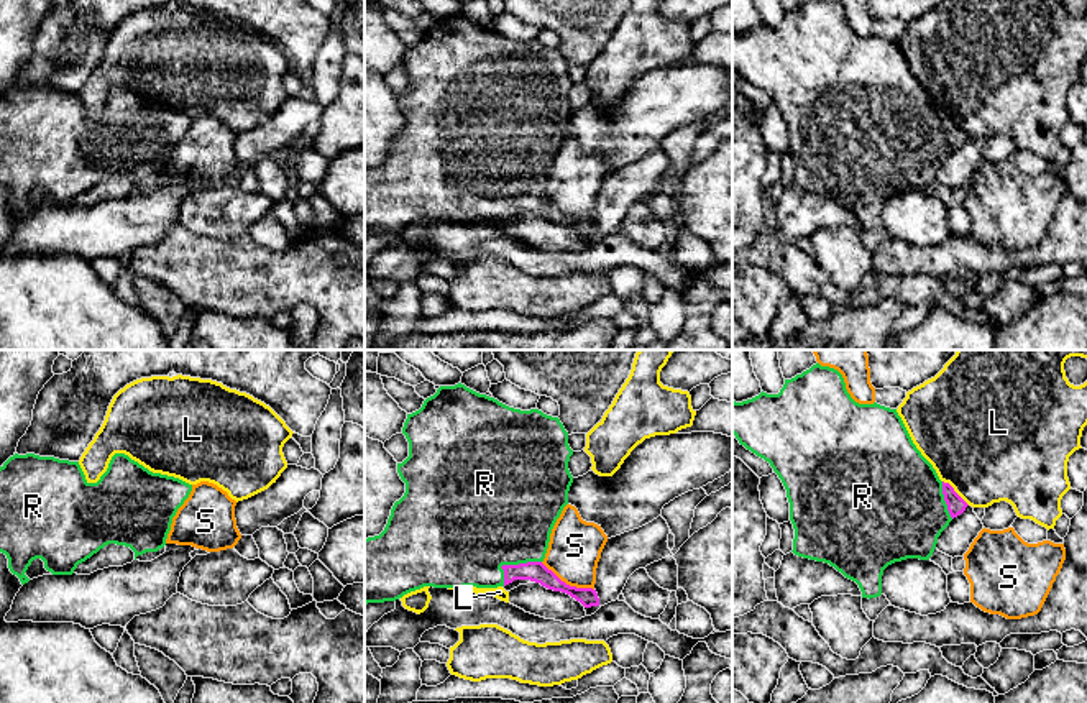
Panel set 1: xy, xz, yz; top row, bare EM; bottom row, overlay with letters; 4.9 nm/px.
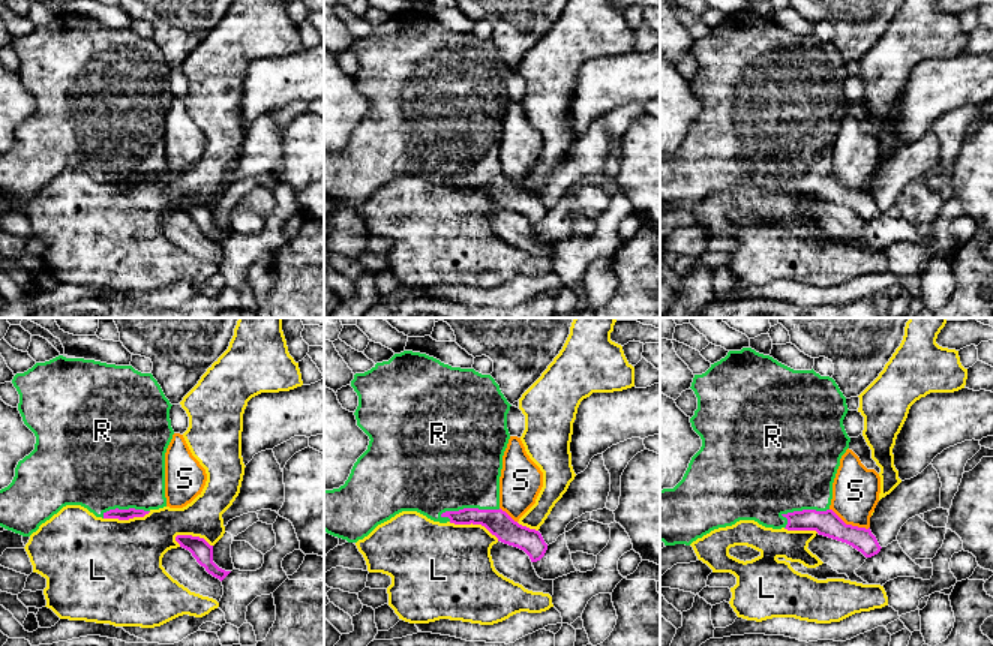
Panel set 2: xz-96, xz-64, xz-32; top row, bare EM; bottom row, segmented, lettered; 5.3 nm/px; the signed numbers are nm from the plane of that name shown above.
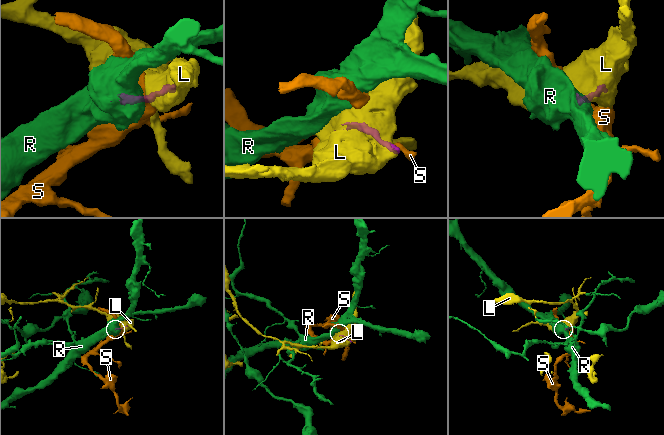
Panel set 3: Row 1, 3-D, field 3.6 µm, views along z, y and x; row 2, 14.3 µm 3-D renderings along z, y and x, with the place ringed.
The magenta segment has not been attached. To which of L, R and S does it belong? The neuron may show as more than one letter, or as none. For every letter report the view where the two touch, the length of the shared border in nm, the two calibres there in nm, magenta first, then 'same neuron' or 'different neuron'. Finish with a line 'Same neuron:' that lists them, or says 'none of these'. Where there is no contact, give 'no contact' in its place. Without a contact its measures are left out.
L: contact in yz; length 180 nm; calibres 90 and 480 nm; different neuron
R: contact in xz; length 220 nm; calibres 100 and 480 nm; same neuron
S: contact in xz; length 300 nm; calibres 100 and 260 nm; different neuron
Same neuron: R

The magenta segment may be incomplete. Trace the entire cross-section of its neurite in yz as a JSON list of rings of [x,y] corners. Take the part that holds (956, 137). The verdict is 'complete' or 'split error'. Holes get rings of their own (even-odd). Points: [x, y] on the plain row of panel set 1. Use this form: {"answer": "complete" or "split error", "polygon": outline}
{"answer": "split error", "polygon": [[[810,0],[785,11],[778,26],[732,33],[732,66],[747,82],[770,95],[782,112],[795,161],[793,186],[824,194],[855,214],[862,230],[882,227],[883,202],[906,191],[929,192],[938,169],[969,138],[913,76],[897,41],[855,34],[834,0]]]}

